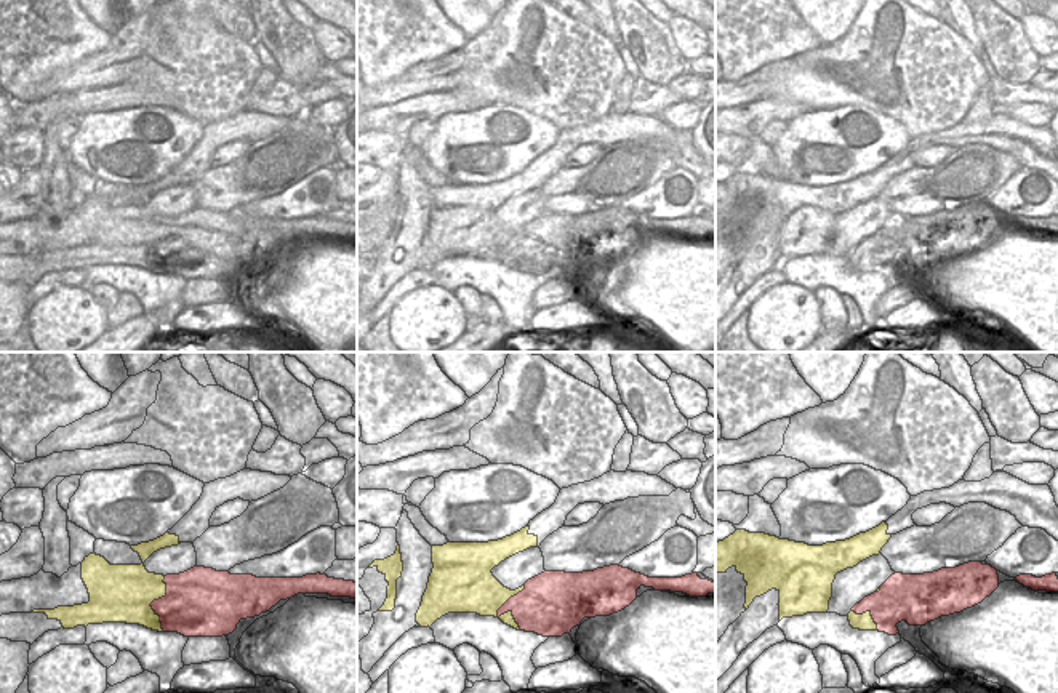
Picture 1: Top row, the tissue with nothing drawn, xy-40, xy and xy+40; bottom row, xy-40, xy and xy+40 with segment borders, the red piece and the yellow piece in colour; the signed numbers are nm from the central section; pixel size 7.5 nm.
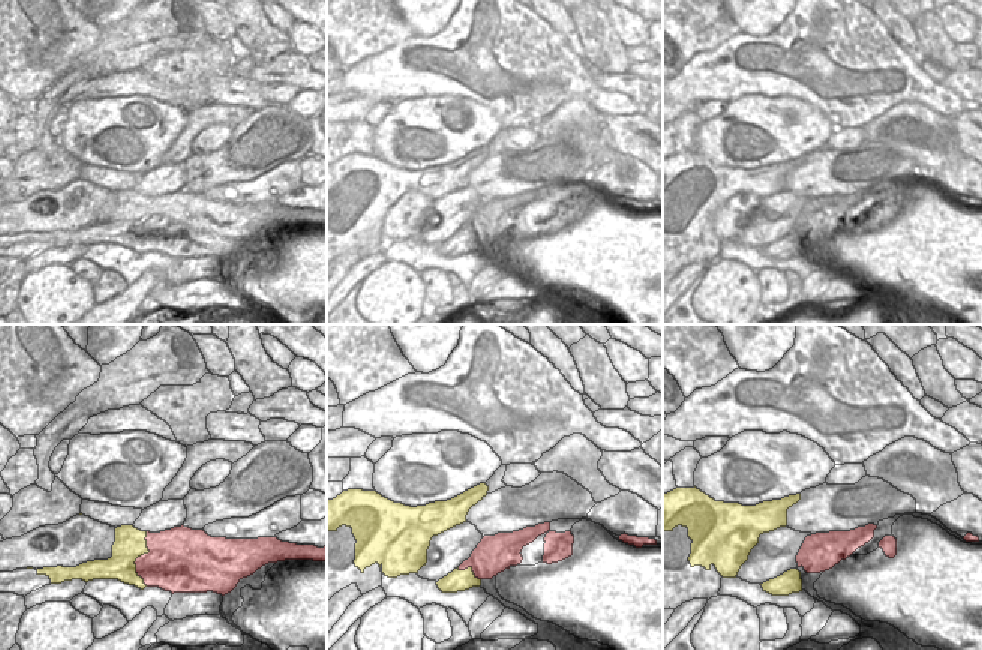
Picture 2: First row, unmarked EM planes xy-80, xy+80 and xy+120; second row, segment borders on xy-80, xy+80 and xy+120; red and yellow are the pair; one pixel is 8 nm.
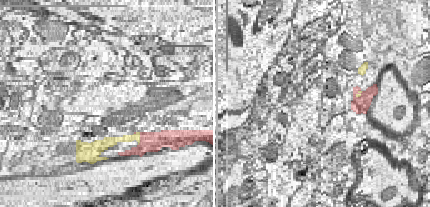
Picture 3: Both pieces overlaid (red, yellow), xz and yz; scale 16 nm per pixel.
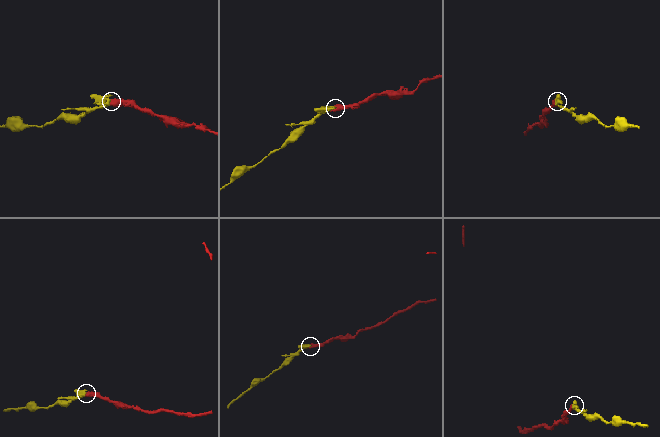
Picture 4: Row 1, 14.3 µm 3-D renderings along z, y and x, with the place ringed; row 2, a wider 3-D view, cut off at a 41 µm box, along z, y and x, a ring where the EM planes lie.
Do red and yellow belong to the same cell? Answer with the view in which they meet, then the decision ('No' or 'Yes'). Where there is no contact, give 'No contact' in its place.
Touches red in xy. No.

